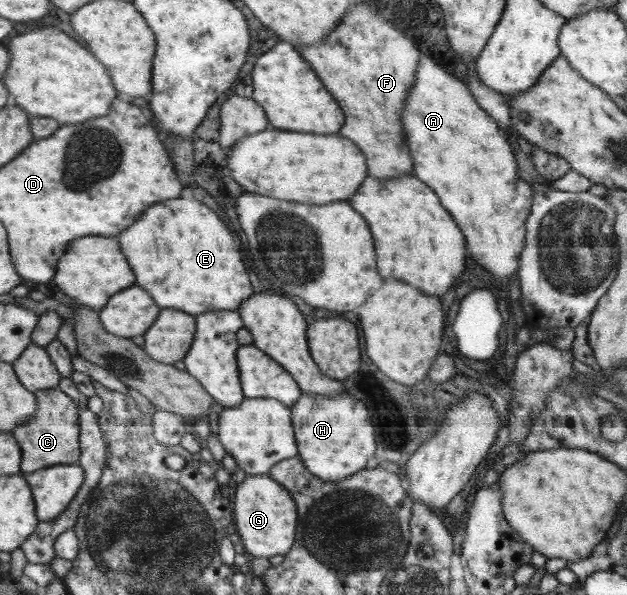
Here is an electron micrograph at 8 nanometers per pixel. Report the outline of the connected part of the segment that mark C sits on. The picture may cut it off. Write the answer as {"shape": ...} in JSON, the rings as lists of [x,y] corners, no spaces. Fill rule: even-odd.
{"shape":[[[58,389],[39,391],[36,394],[39,406],[37,416],[31,422],[17,426],[17,442],[25,446],[25,473],[32,473],[53,465],[75,464],[80,460],[80,419],[79,407],[67,394]]]}

